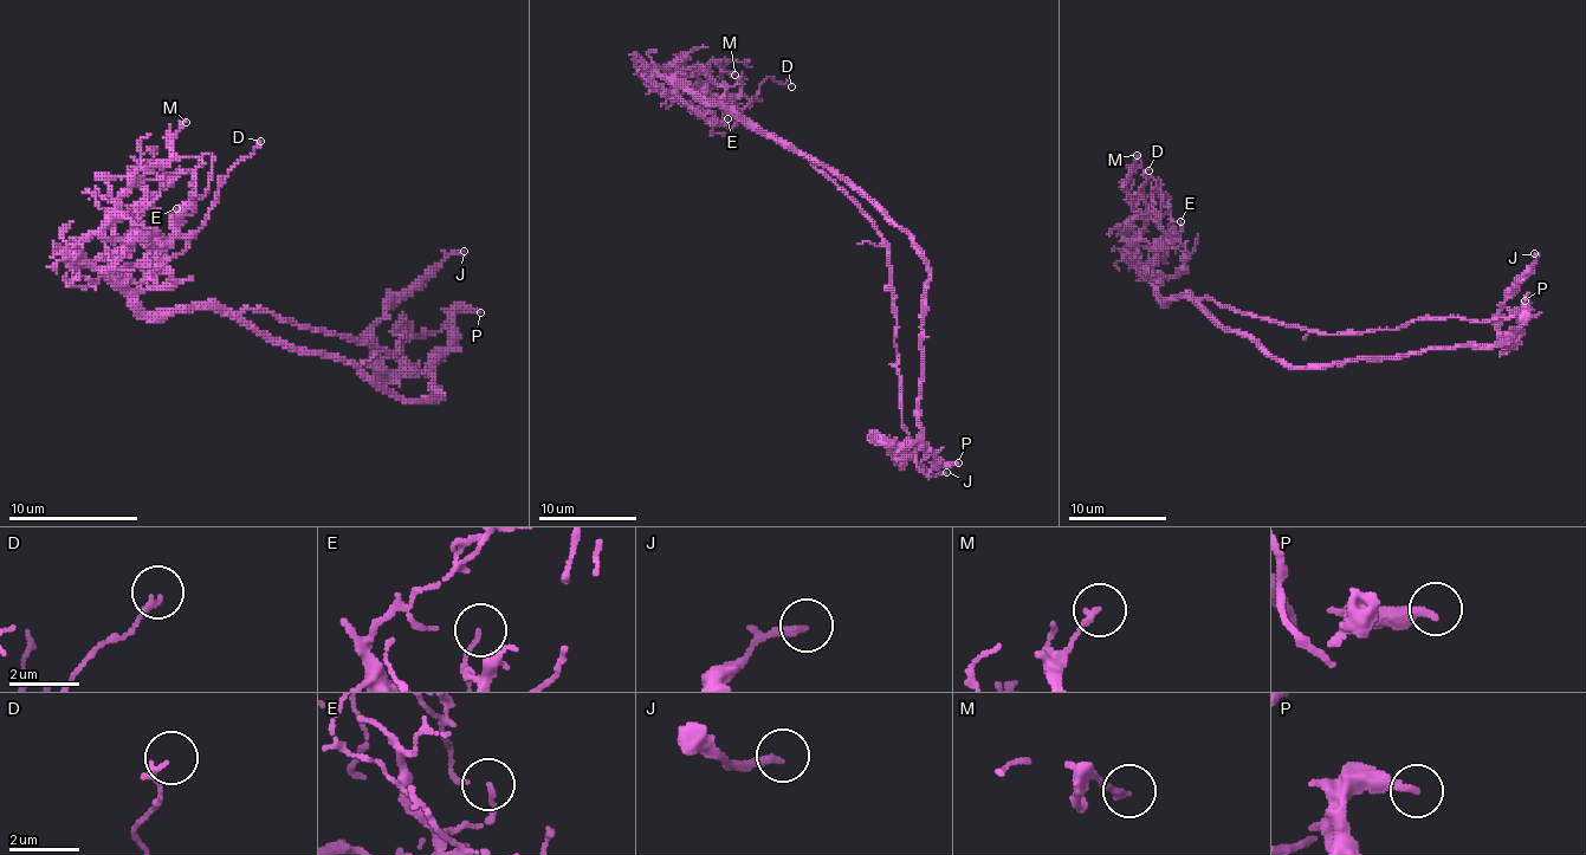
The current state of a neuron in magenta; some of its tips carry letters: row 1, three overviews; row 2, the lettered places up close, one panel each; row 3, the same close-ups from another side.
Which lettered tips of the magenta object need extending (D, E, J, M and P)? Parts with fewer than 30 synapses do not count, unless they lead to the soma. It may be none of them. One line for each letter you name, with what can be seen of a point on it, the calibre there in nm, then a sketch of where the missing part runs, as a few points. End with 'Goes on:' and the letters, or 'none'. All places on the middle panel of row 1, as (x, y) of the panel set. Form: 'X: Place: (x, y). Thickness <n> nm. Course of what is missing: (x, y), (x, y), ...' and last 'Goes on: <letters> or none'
Goes on: none

